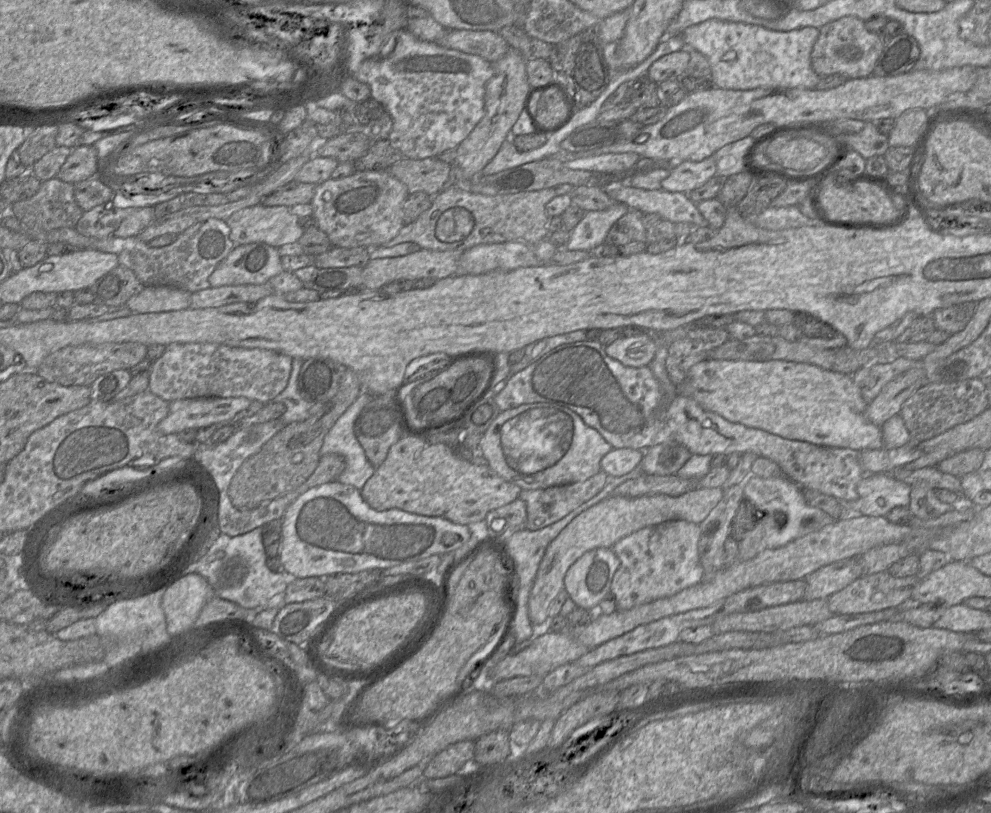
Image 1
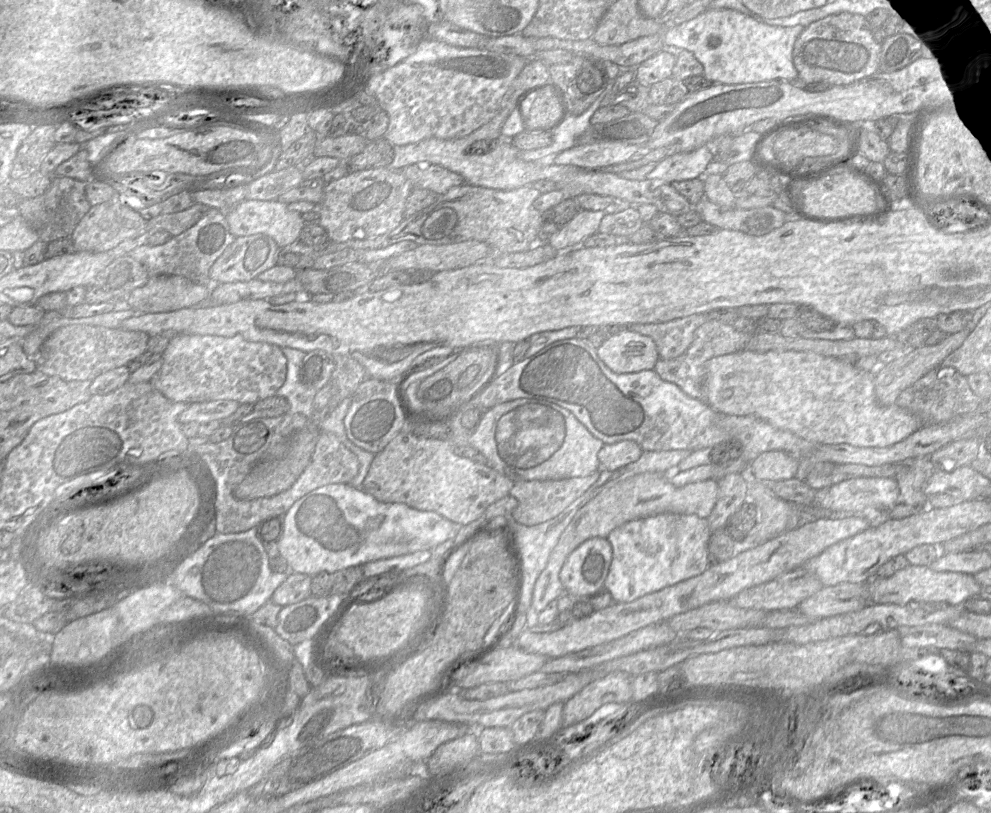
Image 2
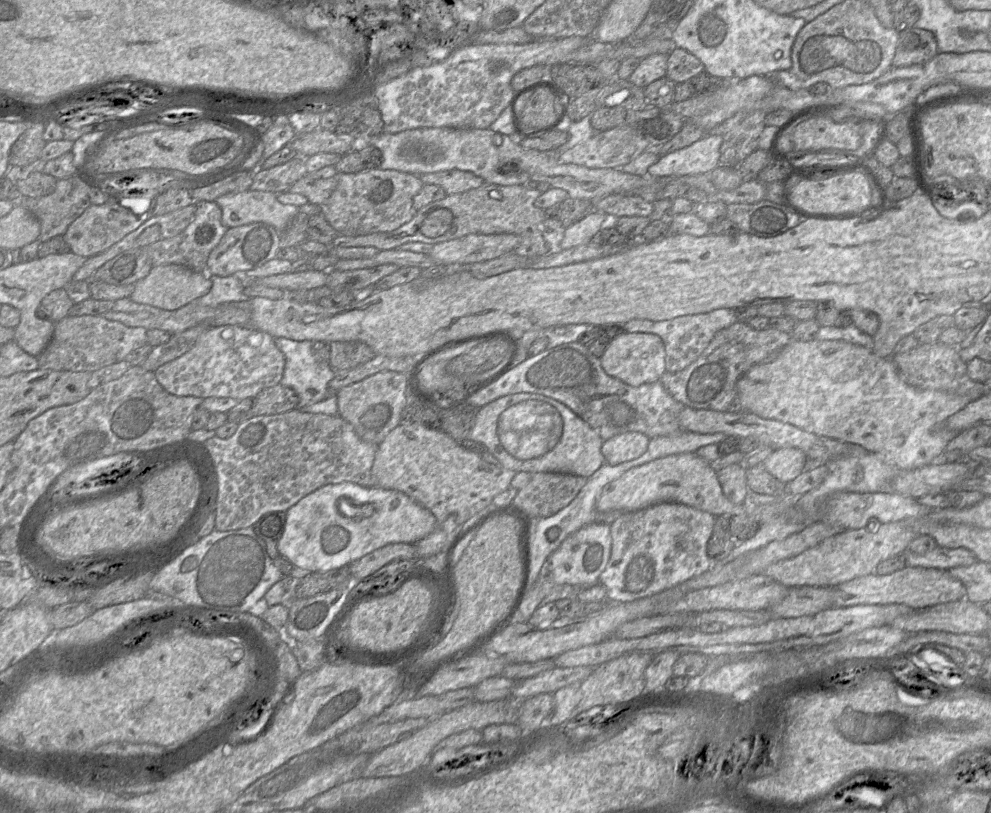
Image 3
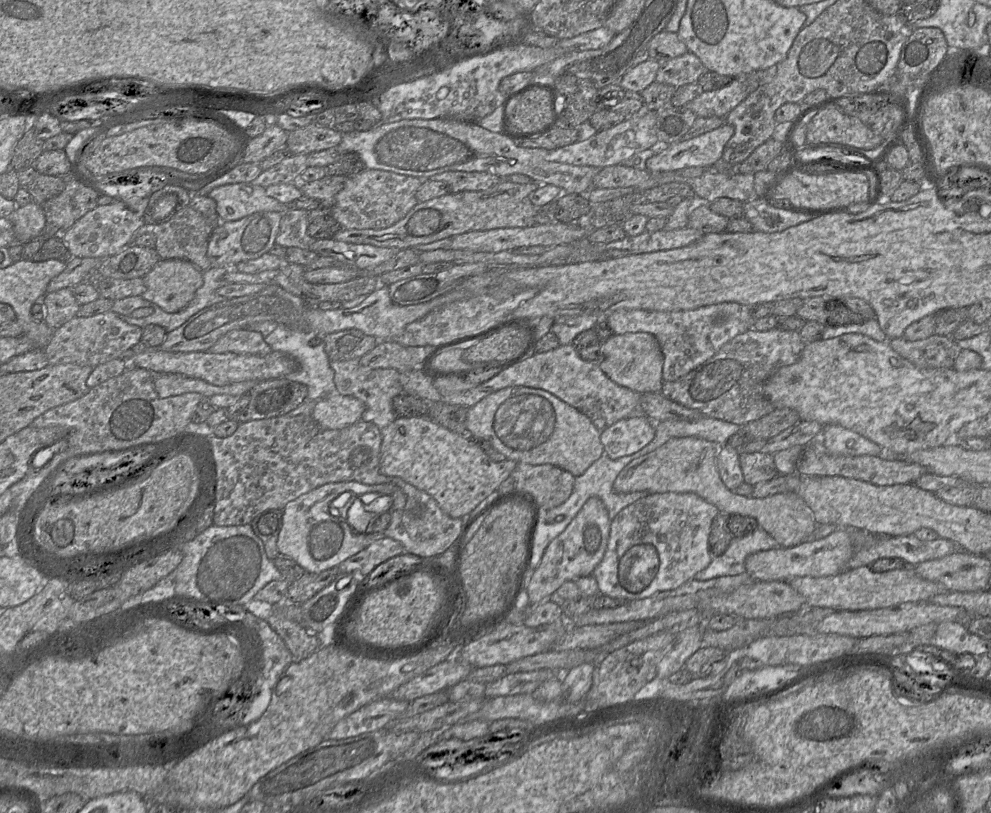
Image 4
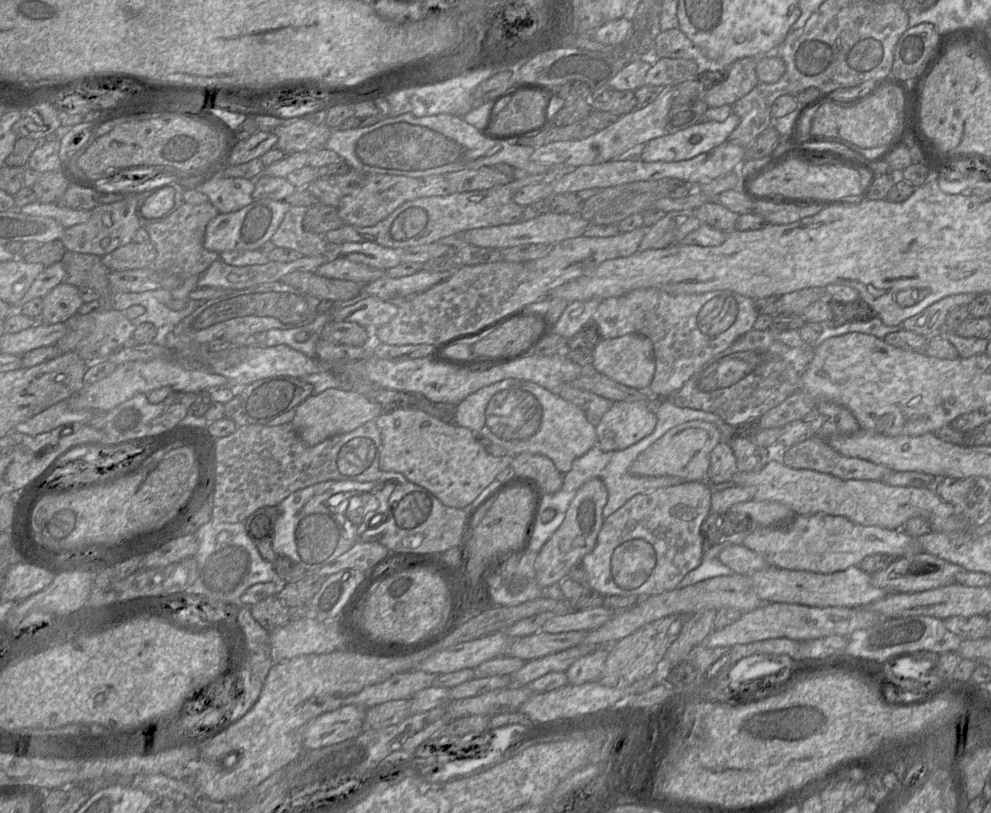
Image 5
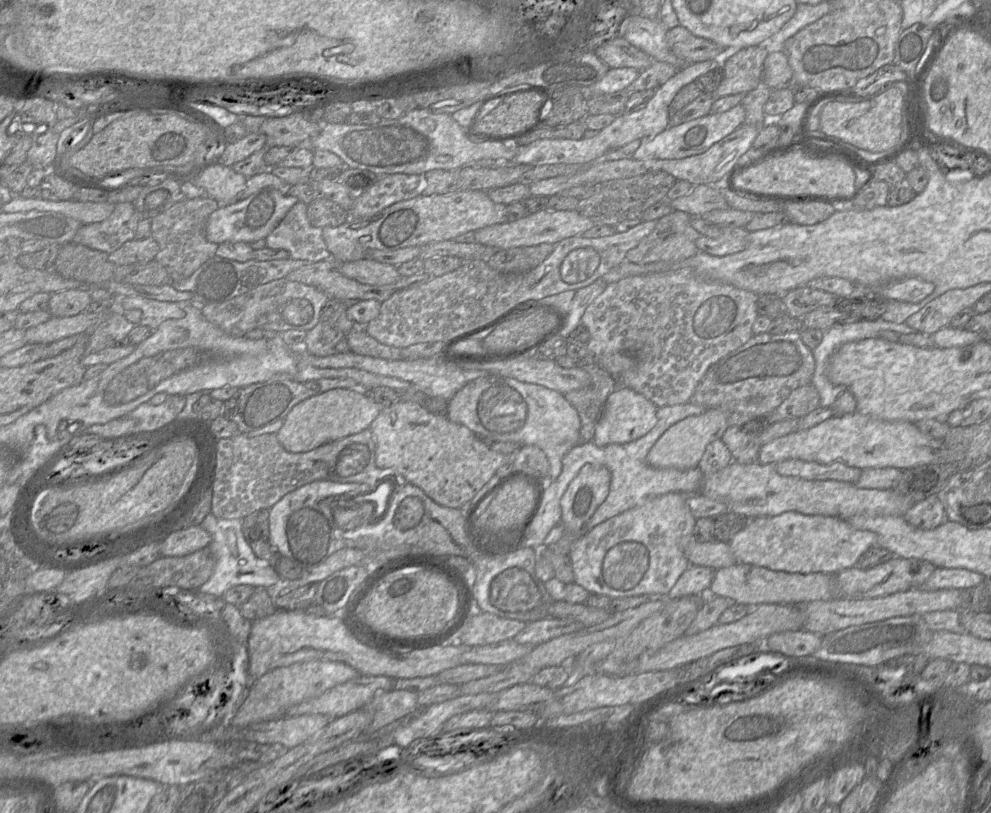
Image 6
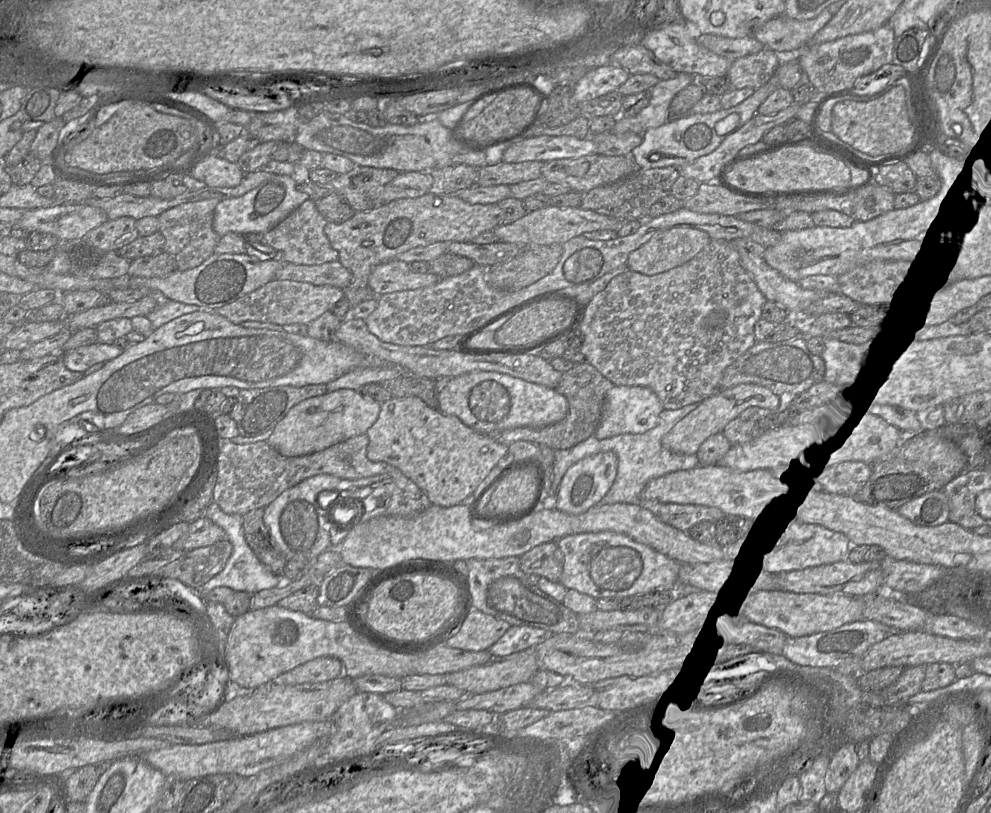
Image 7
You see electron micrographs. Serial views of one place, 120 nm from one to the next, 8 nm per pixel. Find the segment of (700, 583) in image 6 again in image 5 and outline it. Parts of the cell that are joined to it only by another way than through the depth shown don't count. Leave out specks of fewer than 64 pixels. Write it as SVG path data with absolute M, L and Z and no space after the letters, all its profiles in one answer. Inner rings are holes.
M742 531L730 536L723 536L721 542L704 550L702 561L698 567L686 574L679 583L679 588L684 588L718 576L729 576L734 572L719 560L720 552L730 545L742 545L750 531Z

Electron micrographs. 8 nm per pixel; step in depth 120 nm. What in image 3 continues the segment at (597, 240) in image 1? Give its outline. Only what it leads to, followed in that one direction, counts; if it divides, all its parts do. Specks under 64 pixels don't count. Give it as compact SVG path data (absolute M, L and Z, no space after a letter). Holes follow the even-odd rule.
M593 210L589 215L565 229L561 249L588 244L602 228L609 223L609 217Z

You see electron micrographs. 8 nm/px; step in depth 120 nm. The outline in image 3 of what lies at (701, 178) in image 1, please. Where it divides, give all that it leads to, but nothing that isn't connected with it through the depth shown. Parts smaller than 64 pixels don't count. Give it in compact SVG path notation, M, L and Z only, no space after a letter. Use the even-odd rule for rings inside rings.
M705 134L691 145L661 156L648 169L651 178L677 178L691 174L709 174L719 166L720 135Z

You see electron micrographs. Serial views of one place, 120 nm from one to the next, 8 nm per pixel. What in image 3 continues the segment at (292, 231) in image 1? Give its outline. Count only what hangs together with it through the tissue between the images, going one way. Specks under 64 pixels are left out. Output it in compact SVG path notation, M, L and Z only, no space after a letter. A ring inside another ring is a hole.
M248 189L237 193L227 193L216 199L222 211L222 223L227 228L237 227L253 222L263 222L283 232L297 215L299 209L295 205L283 204L277 199L277 194L268 191Z

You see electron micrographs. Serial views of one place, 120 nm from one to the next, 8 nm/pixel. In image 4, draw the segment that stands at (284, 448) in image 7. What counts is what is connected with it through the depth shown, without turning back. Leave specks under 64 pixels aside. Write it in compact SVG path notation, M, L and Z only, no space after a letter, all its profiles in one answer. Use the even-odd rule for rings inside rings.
M337 392L319 400L311 417L324 429L339 430L359 421L364 410L365 405L361 400Z

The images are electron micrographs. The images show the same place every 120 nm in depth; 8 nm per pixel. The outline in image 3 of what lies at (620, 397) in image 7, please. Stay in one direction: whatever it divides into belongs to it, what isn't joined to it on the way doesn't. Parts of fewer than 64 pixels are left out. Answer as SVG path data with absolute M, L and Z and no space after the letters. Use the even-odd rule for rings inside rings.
M625 432L603 441L601 452L606 463L615 466L640 457L650 438L640 432Z

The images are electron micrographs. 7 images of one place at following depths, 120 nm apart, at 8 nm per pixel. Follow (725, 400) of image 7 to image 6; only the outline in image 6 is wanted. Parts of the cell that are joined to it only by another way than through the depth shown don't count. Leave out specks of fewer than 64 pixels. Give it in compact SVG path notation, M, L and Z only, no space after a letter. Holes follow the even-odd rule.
M706 409L702 414L691 415L670 426L647 454L647 463L654 468L690 469L698 467L706 447L721 439L728 427L726 414L719 409Z

